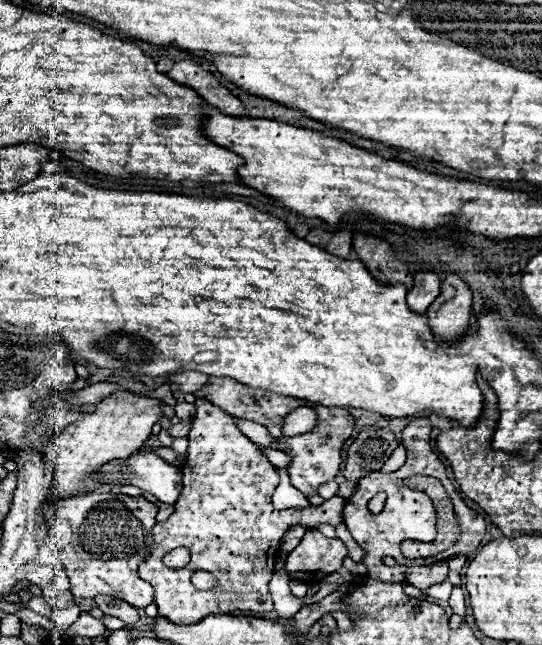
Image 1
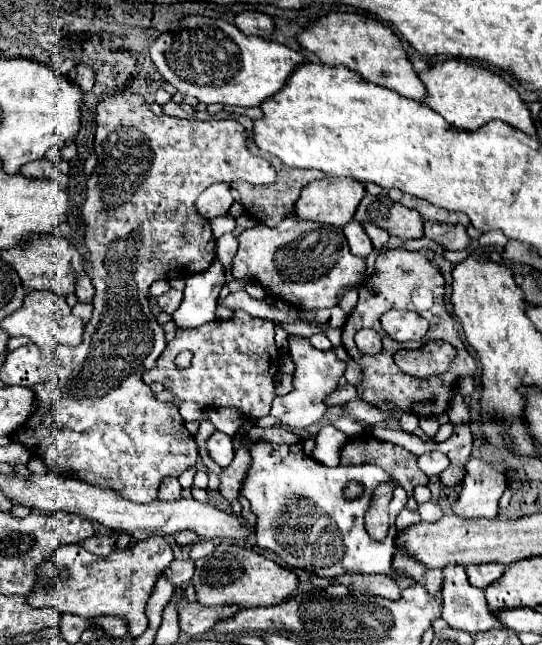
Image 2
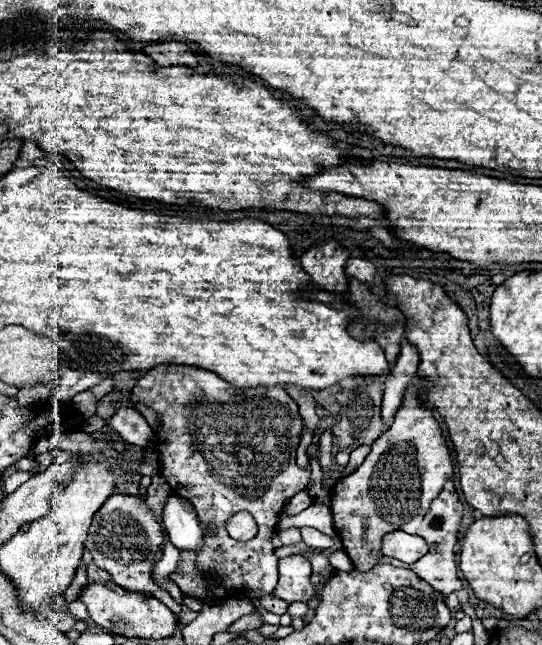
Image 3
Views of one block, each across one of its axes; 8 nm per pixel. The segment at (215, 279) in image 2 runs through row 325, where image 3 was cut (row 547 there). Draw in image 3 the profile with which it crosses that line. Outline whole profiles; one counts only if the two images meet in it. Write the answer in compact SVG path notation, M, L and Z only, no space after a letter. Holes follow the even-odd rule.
M170 496L164 506L164 526L170 534L170 542L178 550L200 552L204 546L206 532L198 520L198 514L188 500L180 496Z

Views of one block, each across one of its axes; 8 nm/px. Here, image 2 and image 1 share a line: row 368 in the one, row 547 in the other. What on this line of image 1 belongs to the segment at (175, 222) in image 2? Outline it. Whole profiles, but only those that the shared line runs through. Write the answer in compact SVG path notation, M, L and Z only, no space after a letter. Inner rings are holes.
M90 492L68 500L48 502L42 508L48 520L50 544L62 554L62 564L68 572L72 594L76 598L112 596L128 602L134 608L152 604L154 588L138 576L138 564L146 558L152 546L152 528L158 508L142 496L100 494Z

